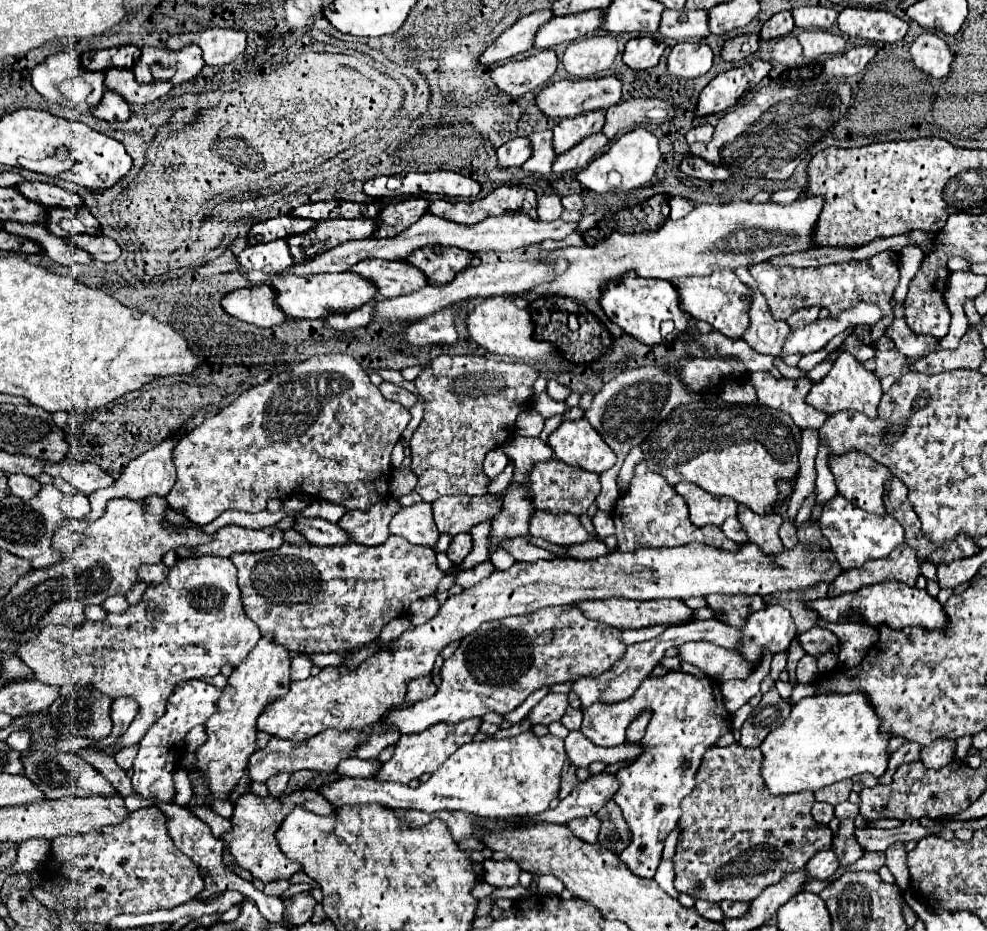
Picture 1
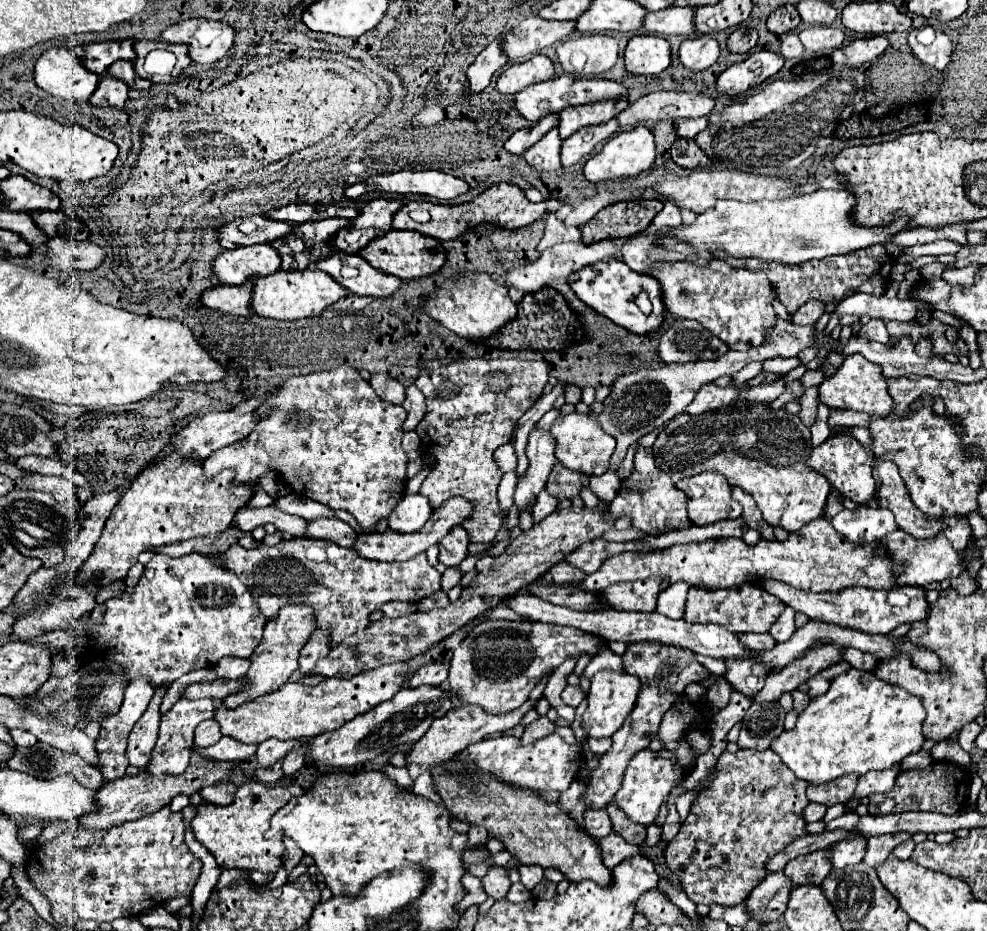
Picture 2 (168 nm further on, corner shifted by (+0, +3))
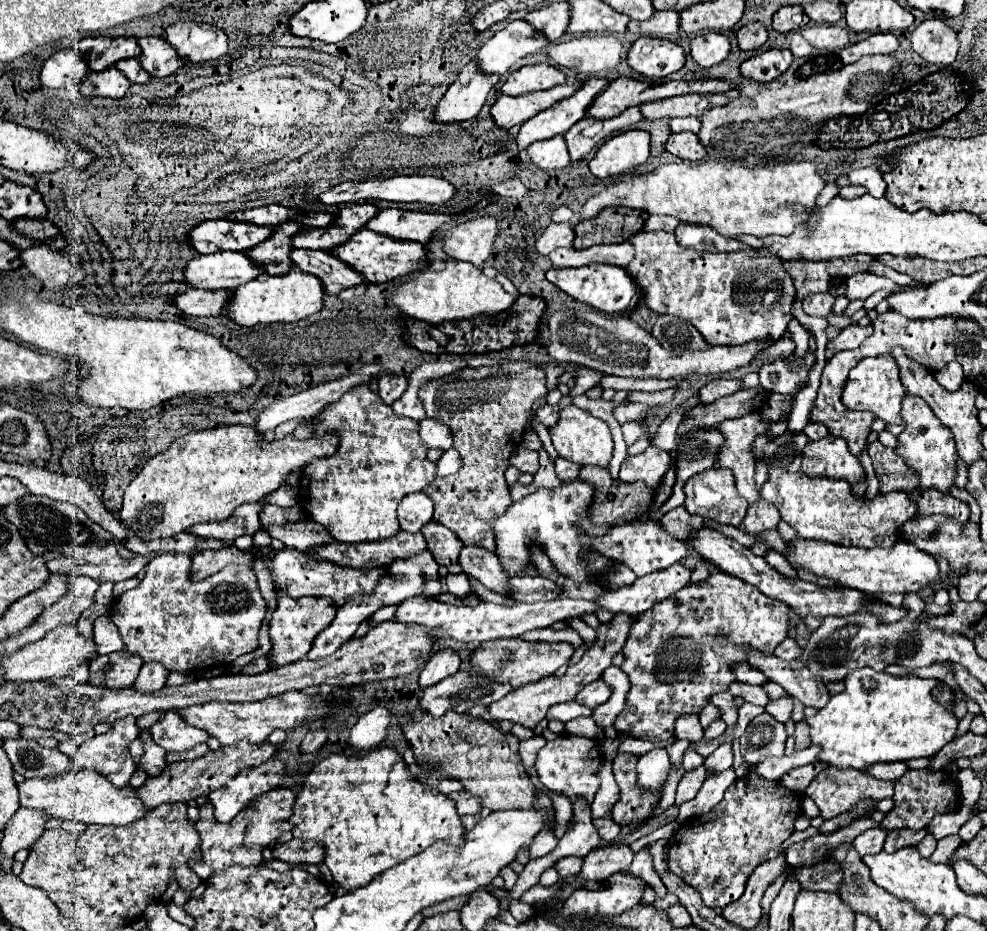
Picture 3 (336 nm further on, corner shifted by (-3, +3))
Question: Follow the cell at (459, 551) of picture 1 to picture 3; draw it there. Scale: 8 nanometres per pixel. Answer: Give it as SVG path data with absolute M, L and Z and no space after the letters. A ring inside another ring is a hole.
M430 522L426 524L426 528L422 528L422 534L426 536L428 550L434 554L434 560L440 566L450 566L458 562L464 544L462 540L458 540L458 536L452 530L448 530L438 522Z

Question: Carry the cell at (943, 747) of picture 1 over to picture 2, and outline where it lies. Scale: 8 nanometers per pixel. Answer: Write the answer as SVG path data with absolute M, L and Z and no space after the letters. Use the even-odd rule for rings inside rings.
M917 752L917 754L911 754L911 756L905 756L901 762L899 762L899 768L901 770L911 770L911 768L927 768L931 766L931 756L929 752Z

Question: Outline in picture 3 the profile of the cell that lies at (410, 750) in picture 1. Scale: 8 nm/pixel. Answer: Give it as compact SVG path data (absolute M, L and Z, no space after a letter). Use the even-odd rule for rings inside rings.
M614 616L612 622L602 624L598 628L596 644L584 652L584 656L578 664L568 666L568 670L562 678L548 676L546 680L540 680L538 684L528 684L526 688L518 688L518 692L508 692L502 700L488 706L488 714L494 720L510 720L512 724L522 724L526 728L534 728L546 716L546 712L552 704L574 700L576 692L580 692L586 684L590 684L602 676L602 672L612 664L612 656L622 650L622 644L626 642L626 636L630 630L630 622L632 622L632 616Z

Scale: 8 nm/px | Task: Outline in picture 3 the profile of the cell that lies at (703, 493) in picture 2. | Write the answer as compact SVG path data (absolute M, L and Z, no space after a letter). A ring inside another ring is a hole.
M706 470L694 474L684 484L686 510L696 516L712 518L720 524L740 526L748 504L742 500L734 488L734 476L730 470Z

